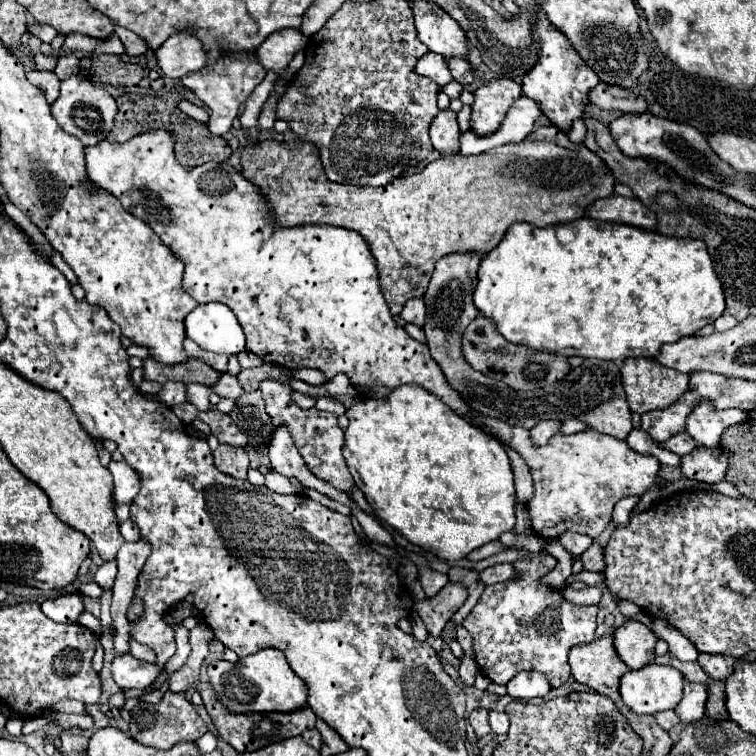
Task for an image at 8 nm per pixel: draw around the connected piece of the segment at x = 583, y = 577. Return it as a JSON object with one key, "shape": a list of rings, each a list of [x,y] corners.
{"shape":[[[583,570],[583,572],[579,572],[579,574],[571,574],[571,576],[565,580],[565,584],[573,584],[573,582],[585,582],[587,586],[595,586],[597,582],[601,582],[601,574],[593,574],[593,572]]]}

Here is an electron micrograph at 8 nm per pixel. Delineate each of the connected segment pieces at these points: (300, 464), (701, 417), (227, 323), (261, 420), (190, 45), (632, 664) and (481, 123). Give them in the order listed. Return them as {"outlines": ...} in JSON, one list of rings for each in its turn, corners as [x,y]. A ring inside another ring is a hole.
{"outlines":[[[[285,424],[281,428],[275,430],[273,434],[273,440],[269,444],[269,460],[271,460],[271,468],[283,476],[295,476],[305,488],[313,488],[325,496],[329,496],[333,500],[333,496],[337,494],[337,488],[333,488],[331,484],[325,484],[323,480],[315,478],[301,454],[297,452],[295,444],[293,444],[293,438],[291,438],[291,432],[289,428],[285,428]]],[[[703,400],[687,418],[687,432],[707,448],[719,448],[719,438],[727,426],[741,424],[749,416],[741,410],[715,410],[709,400]]],[[[199,304],[185,318],[185,334],[205,352],[239,354],[245,350],[245,334],[227,304]]],[[[255,390],[251,394],[245,392],[235,402],[237,402],[237,406],[231,412],[231,418],[251,438],[249,440],[251,446],[259,446],[261,442],[269,442],[263,438],[267,438],[271,434],[273,424],[271,424],[271,416],[265,412],[261,392],[259,390]],[[253,442],[259,442],[259,444],[253,444]]],[[[179,30],[155,52],[157,64],[169,78],[183,78],[207,64],[205,48],[191,30]]],[[[627,620],[621,628],[615,630],[617,654],[631,670],[639,670],[653,662],[655,644],[657,636],[653,630],[637,620]]],[[[493,78],[473,92],[471,130],[477,136],[491,136],[501,126],[507,110],[521,96],[521,84],[513,78]]]]}

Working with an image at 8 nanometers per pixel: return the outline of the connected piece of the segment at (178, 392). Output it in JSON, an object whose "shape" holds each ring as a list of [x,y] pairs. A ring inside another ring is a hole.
{"shape":[[[177,382],[163,384],[163,390],[161,390],[159,398],[169,408],[175,406],[175,404],[183,404],[183,402],[187,402],[187,386],[185,384],[177,384]]]}

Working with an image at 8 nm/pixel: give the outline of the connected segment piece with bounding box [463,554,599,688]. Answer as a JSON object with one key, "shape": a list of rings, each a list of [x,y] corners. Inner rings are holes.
{"shape":[[[549,554],[531,556],[531,560],[515,562],[515,572],[523,572],[523,578],[511,578],[503,584],[491,584],[483,590],[479,602],[463,620],[463,626],[473,636],[475,660],[481,672],[495,684],[507,684],[519,672],[541,672],[553,688],[567,682],[571,666],[567,654],[577,644],[595,640],[597,606],[573,606],[559,590],[543,586],[539,582],[557,560]]]}

